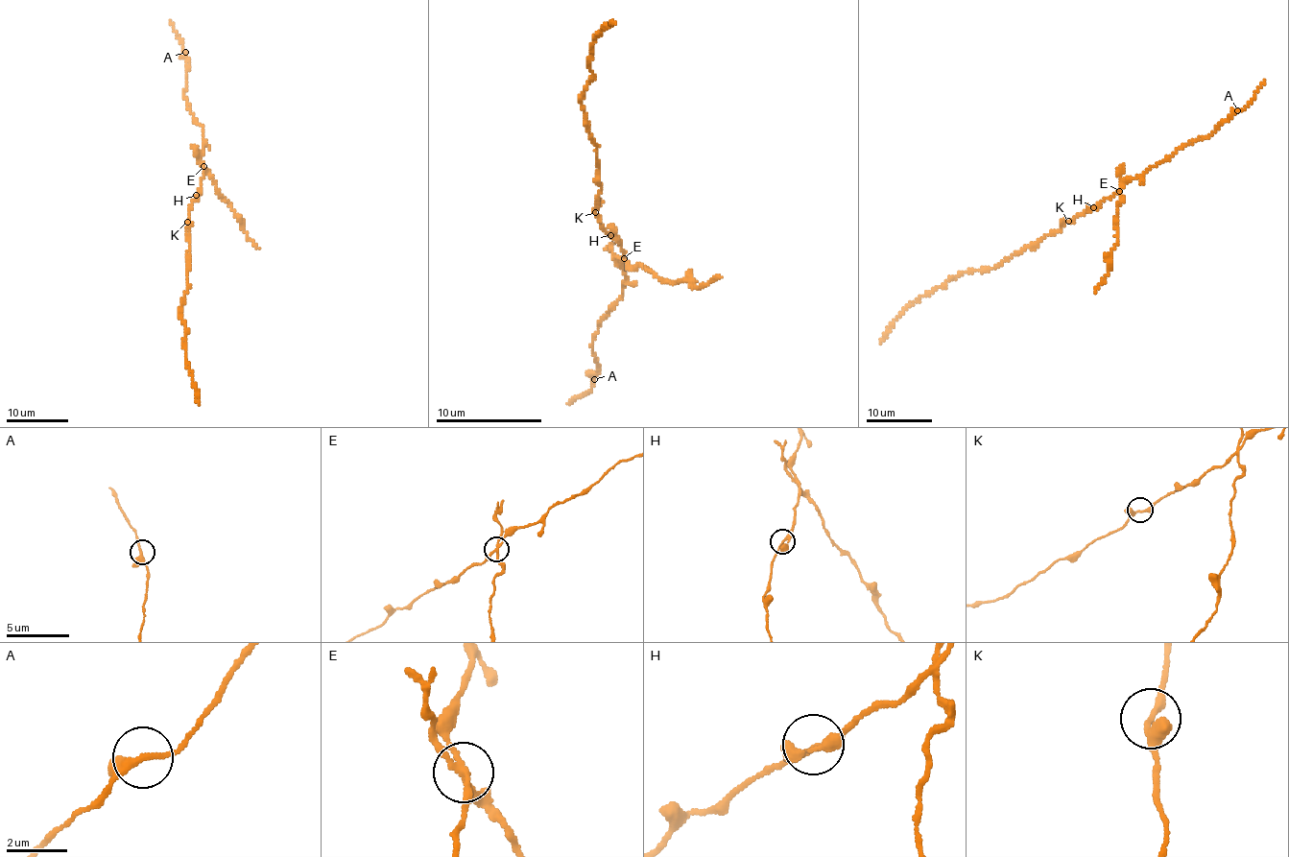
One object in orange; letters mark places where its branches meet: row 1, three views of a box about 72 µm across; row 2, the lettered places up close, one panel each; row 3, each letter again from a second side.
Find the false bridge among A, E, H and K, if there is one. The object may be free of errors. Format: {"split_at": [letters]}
{"split_at": ["E"]}

